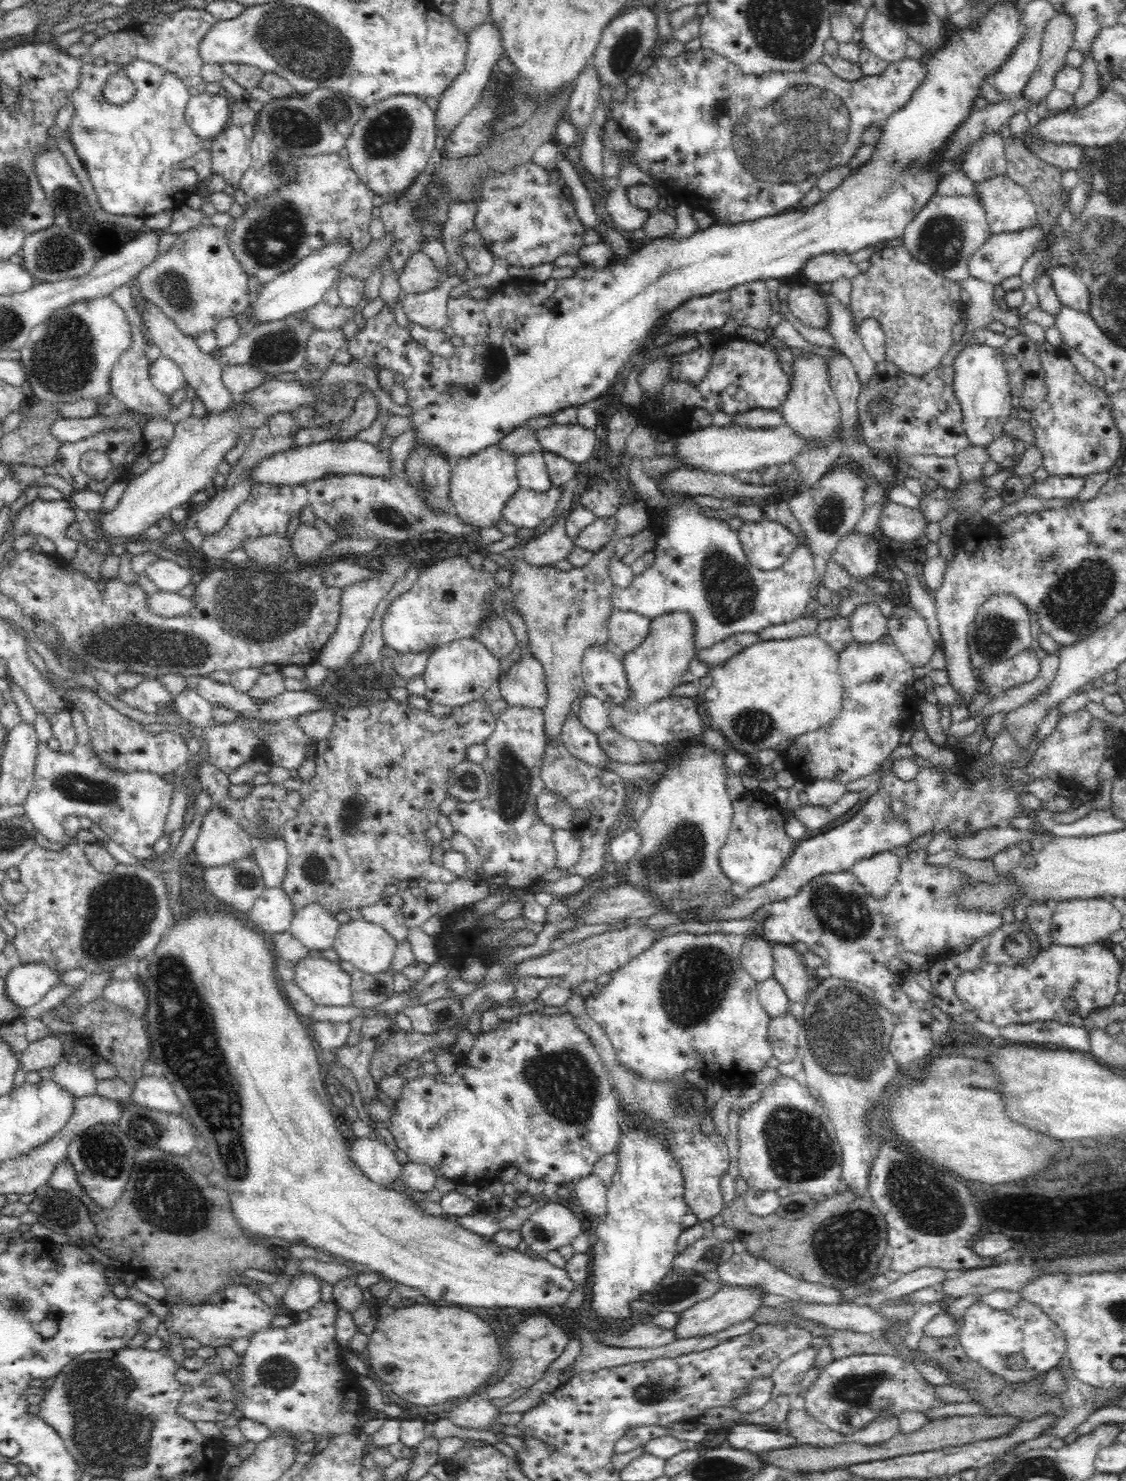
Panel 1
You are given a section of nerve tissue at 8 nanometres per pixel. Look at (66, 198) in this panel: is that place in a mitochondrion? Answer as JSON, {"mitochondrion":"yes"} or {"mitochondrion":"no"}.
{"mitochondrion":"yes"}

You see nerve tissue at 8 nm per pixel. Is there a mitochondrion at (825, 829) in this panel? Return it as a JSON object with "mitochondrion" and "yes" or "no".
{"mitochondrion":"no"}

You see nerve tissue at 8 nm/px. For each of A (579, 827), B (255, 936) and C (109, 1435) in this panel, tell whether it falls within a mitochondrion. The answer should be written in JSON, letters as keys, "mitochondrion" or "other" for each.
{"A":"other","B":"other","C":"mitochondrion"}

